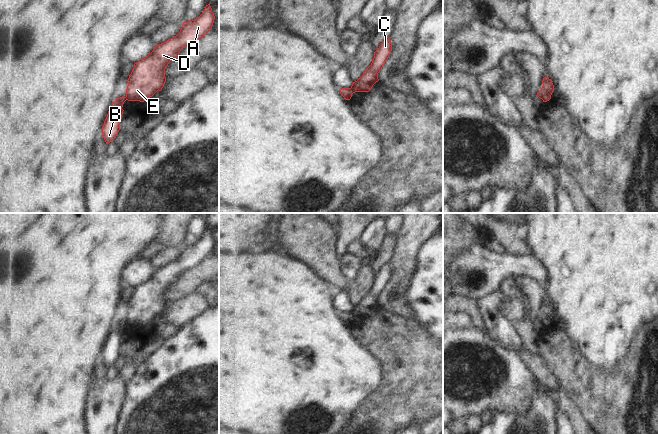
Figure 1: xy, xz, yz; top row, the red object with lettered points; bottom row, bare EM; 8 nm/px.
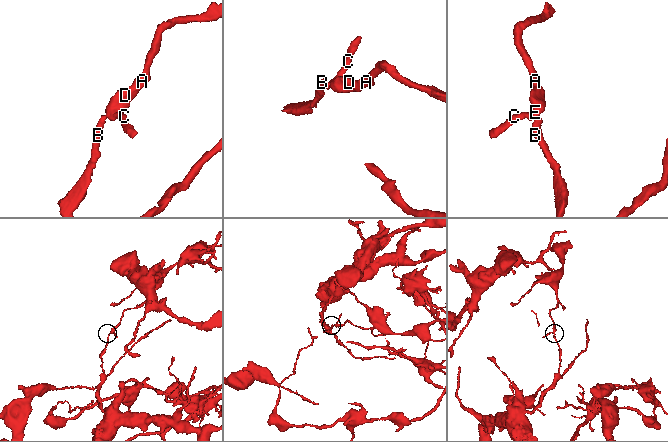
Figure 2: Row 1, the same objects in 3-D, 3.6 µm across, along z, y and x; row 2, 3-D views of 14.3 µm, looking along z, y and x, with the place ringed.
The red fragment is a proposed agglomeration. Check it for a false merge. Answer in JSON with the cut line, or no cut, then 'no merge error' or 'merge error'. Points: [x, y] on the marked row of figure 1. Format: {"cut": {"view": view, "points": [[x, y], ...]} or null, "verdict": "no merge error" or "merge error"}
{"cut": {"view": "xz", "points": [[350, 88], [353, 92]]}, "verdict": "merge error"}

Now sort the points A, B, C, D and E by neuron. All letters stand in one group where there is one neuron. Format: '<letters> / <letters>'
A C D E / B

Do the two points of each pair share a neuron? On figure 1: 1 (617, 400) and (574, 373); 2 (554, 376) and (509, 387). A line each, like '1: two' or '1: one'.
1: one
2: two

